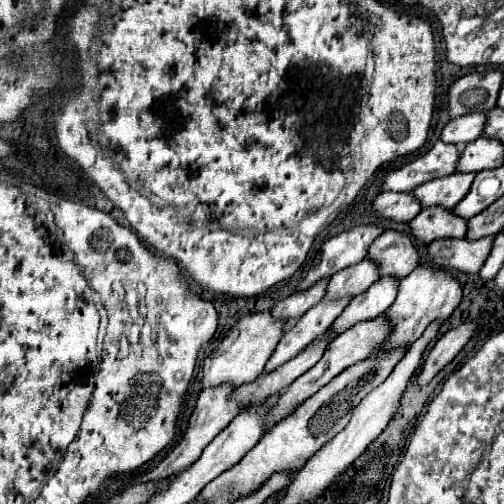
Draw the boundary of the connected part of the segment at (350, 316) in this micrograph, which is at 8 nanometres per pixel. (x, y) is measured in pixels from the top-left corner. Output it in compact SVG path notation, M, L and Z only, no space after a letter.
M393 276L379 278L373 286L369 286L361 296L355 296L351 304L341 312L341 316L333 322L333 330L337 334L345 332L357 322L377 318L389 310L389 304L393 304L397 296L397 284L399 280L393 280Z

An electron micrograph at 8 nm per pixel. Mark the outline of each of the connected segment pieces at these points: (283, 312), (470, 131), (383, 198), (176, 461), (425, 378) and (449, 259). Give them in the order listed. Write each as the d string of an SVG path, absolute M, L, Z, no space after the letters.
M329 278L325 280L319 280L317 284L313 284L313 288L307 288L305 292L297 290L295 294L279 300L275 306L273 306L273 316L281 316L285 320L289 320L289 324L297 318L301 318L311 306L315 306L317 302L323 300L325 296L325 288L329 284Z
M473 112L473 114L465 114L459 118L453 118L441 132L441 140L447 144L457 144L457 146L465 146L473 140L477 140L479 136L483 136L485 130L485 116L487 112Z
M381 192L375 202L373 210L381 218L389 218L395 222L409 222L421 212L421 202L413 196L413 192Z
M219 384L219 386L211 386L211 388L205 388L201 394L199 394L199 400L197 400L197 406L195 406L195 412L189 420L189 428L187 432L183 434L183 440L171 450L171 454L157 466L153 468L149 474L143 474L139 480L135 482L149 482L149 480L161 480L163 476L173 476L173 474L179 474L183 472L185 468L189 468L203 452L203 448L243 410L243 404L235 398L231 398L235 392L235 386L231 384Z
M465 320L465 324L445 332L437 340L433 350L429 352L427 360L423 362L423 368L421 368L421 374L417 376L417 382L427 384L441 368L445 368L463 350L463 346L471 340L475 330L477 330L477 324L473 324L473 320Z
M495 236L479 240L433 240L427 252L431 256L431 264L435 266L457 268L469 274L477 274L493 248L493 240Z

